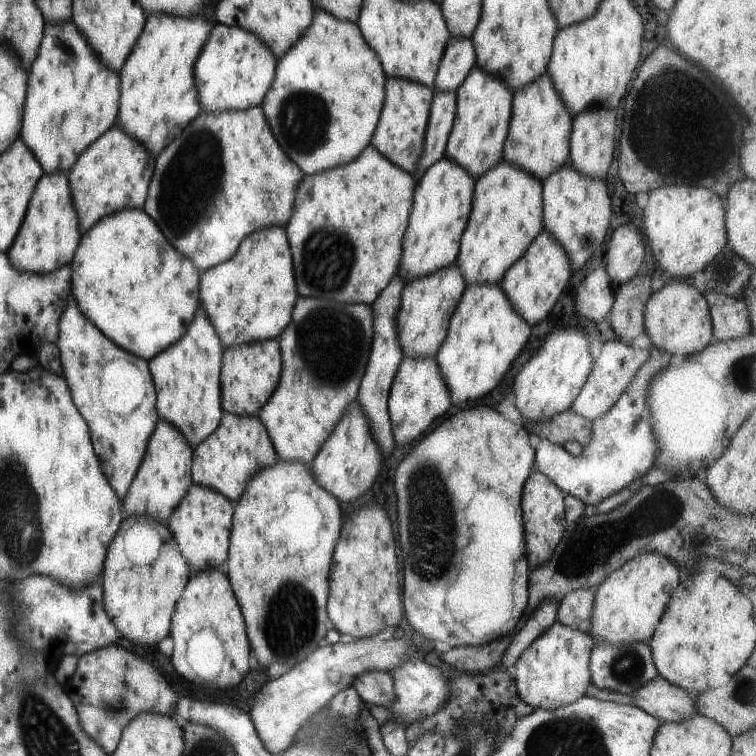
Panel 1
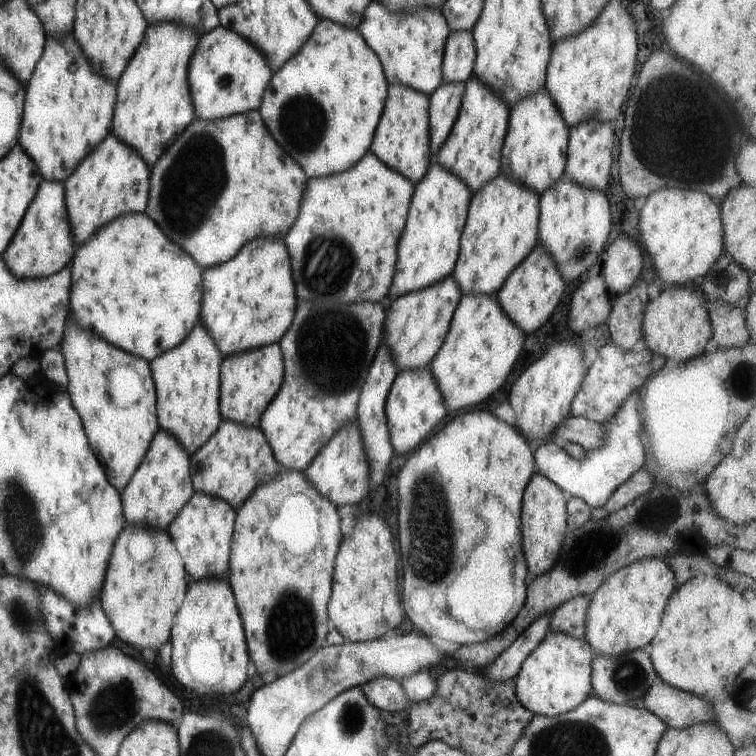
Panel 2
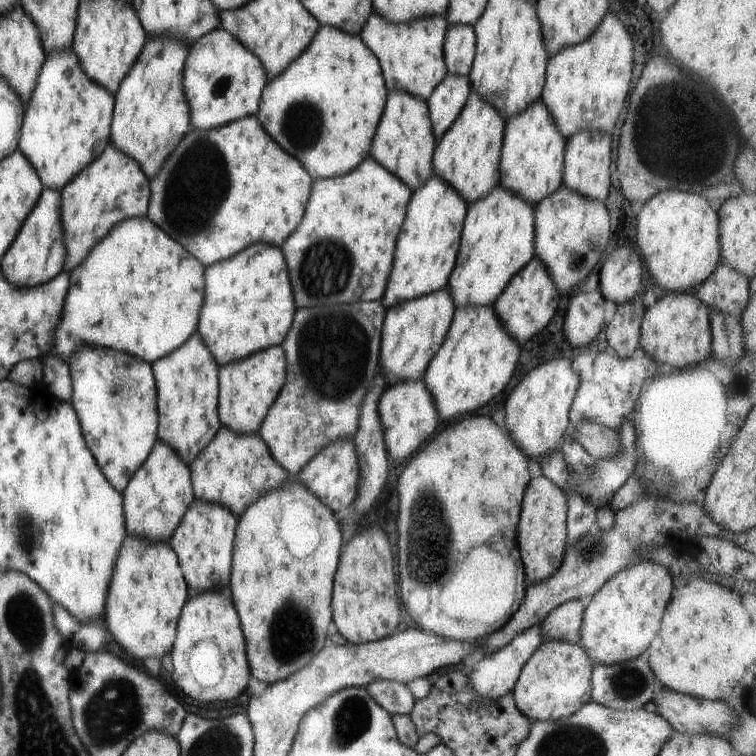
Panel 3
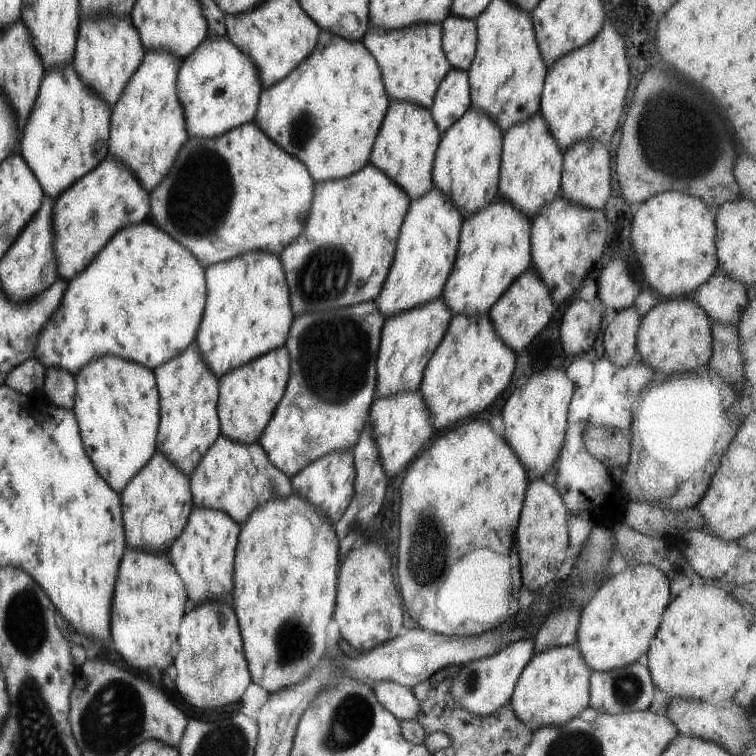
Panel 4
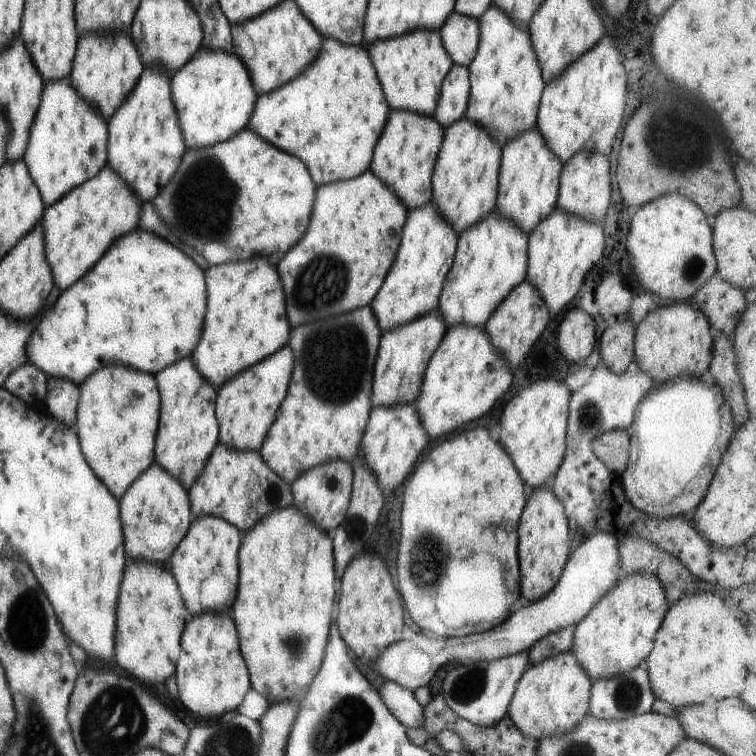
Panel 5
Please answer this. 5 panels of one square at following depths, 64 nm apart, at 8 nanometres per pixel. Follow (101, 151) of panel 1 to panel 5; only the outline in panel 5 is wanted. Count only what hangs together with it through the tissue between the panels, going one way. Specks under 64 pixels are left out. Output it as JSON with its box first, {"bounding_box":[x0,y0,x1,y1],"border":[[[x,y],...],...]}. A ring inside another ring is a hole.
{"bounding_box":[40,163,142,291],"border":[[[106,163],[106,166],[102,167],[94,177],[72,188],[57,202],[46,207],[40,218],[40,227],[42,228],[45,258],[50,268],[53,284],[62,291],[71,286],[77,278],[81,278],[101,258],[101,254],[109,248],[109,244],[115,238],[135,228],[142,202],[136,199],[132,190],[117,173],[108,168]]]}

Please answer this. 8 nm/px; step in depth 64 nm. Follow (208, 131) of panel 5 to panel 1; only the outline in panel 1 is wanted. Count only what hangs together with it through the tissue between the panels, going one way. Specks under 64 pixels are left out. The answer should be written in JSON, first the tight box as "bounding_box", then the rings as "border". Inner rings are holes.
{"bounding_box":[193,22,277,113],"border":[[[215,22],[193,63],[197,102],[205,113],[240,111],[259,105],[273,80],[277,59],[252,32]]]}

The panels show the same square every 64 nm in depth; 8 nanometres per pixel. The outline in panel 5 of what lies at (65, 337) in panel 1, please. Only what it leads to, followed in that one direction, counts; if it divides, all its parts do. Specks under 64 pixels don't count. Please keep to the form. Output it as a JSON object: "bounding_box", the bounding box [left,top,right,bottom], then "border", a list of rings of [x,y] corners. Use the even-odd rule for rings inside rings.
{"bounding_box":[76,365,160,498],"border":[[[105,365],[91,373],[79,386],[76,408],[77,436],[85,462],[107,490],[119,498],[135,478],[153,462],[160,409],[160,396],[155,380],[121,365]]]}

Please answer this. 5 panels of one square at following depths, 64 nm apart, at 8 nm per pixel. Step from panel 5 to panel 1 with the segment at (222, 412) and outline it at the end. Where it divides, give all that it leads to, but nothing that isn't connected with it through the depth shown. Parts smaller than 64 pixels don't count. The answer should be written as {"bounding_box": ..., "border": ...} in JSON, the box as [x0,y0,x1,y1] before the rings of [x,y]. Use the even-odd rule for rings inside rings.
{"bounding_box":[220,339,282,417],"border":[[[271,339],[265,342],[252,342],[236,347],[223,349],[220,366],[220,405],[223,411],[238,415],[239,417],[253,417],[256,412],[265,404],[271,393],[277,386],[282,360],[278,339]]]}

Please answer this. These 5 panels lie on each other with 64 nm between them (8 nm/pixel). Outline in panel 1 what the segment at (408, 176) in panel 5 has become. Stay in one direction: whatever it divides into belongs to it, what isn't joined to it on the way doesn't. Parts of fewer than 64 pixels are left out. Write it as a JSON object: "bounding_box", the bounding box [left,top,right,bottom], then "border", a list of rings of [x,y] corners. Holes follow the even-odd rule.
{"bounding_box":[371,77,433,173],"border":[[[386,77],[384,84],[384,99],[377,121],[377,128],[371,138],[371,146],[397,164],[406,173],[416,170],[416,162],[424,145],[424,132],[428,123],[428,112],[432,101],[433,90],[402,78]]]}

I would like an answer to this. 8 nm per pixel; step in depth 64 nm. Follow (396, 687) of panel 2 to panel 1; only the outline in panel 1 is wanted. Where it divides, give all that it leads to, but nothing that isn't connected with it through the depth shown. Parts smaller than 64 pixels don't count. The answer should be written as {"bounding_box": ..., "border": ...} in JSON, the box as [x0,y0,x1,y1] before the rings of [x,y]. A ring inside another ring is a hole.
{"bounding_box":[351,671,394,707],"border":[[[369,671],[356,677],[351,686],[364,702],[387,707],[394,698],[392,676],[382,671]]]}

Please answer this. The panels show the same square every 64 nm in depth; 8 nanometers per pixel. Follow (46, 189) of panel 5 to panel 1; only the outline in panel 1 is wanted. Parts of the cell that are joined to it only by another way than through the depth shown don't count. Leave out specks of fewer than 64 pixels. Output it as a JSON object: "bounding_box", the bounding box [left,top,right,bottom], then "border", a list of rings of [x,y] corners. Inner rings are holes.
{"bounding_box":[19,20,119,174],"border":[[[71,20],[56,25],[45,25],[43,36],[37,51],[37,56],[33,59],[31,66],[28,68],[28,77],[26,84],[26,93],[23,105],[23,114],[21,115],[21,128],[19,136],[26,144],[31,153],[37,159],[42,171],[47,174],[67,172],[71,168],[77,157],[89,146],[96,138],[99,138],[105,130],[109,130],[116,122],[116,114],[118,109],[118,94],[119,94],[119,73],[114,73],[113,70],[102,65],[97,58],[97,55],[89,48],[87,41],[79,34],[76,26]]]}

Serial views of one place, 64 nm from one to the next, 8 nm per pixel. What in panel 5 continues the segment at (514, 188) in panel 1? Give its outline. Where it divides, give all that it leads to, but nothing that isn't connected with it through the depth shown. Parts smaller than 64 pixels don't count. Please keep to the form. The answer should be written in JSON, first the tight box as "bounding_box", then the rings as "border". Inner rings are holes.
{"bounding_box":[438,210,528,328],"border":[[[493,210],[480,221],[460,232],[454,259],[443,281],[438,298],[438,313],[447,328],[455,325],[466,327],[481,327],[491,316],[496,306],[525,278],[526,250],[528,235],[519,230],[511,221],[499,217]]]}

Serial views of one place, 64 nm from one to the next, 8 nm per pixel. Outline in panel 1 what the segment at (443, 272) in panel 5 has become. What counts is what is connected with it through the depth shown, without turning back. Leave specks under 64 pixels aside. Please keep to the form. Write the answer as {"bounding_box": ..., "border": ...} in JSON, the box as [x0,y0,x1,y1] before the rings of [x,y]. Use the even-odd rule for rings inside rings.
{"bounding_box":[396,156,475,286],"border":[[[444,156],[418,178],[412,194],[407,226],[401,241],[396,274],[403,286],[428,277],[451,265],[456,259],[460,236],[468,221],[475,179]]]}

